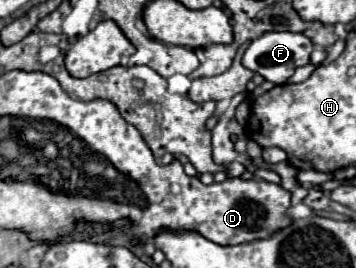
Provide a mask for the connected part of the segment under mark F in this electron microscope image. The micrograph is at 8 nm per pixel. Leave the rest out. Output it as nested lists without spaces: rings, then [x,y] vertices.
[[[270,31],[270,33],[264,33],[262,37],[258,37],[250,43],[250,47],[246,49],[246,53],[242,57],[242,65],[246,65],[246,69],[250,69],[254,73],[260,73],[266,81],[272,81],[274,85],[282,85],[294,75],[294,71],[298,67],[310,63],[312,49],[314,49],[312,41],[302,33]]]

